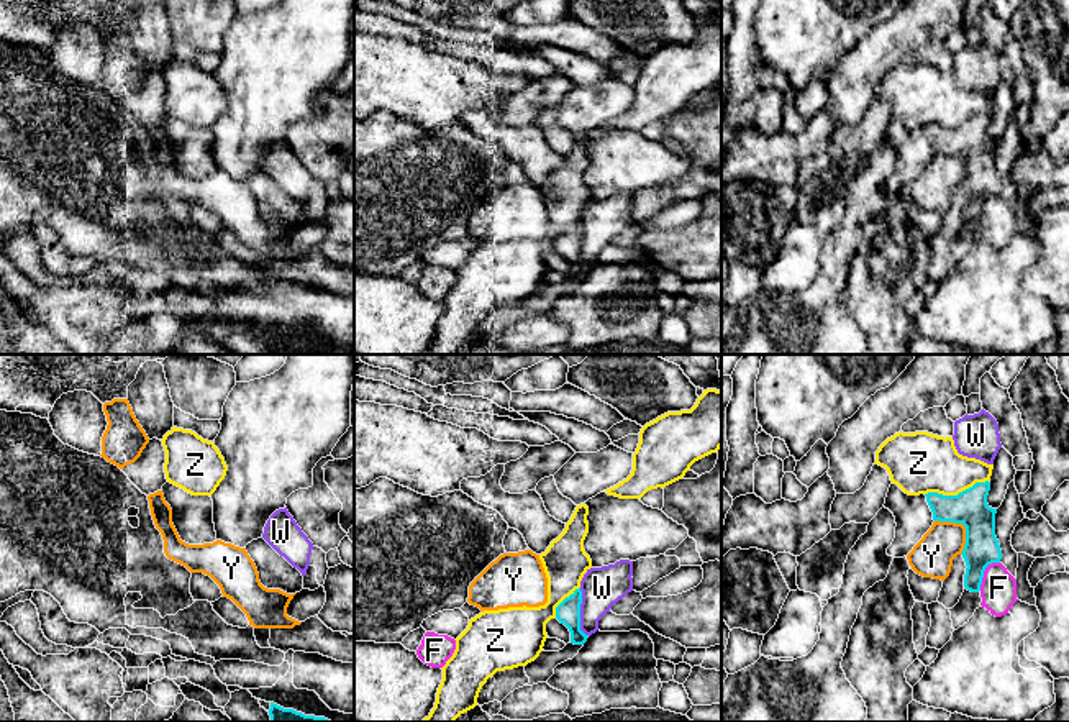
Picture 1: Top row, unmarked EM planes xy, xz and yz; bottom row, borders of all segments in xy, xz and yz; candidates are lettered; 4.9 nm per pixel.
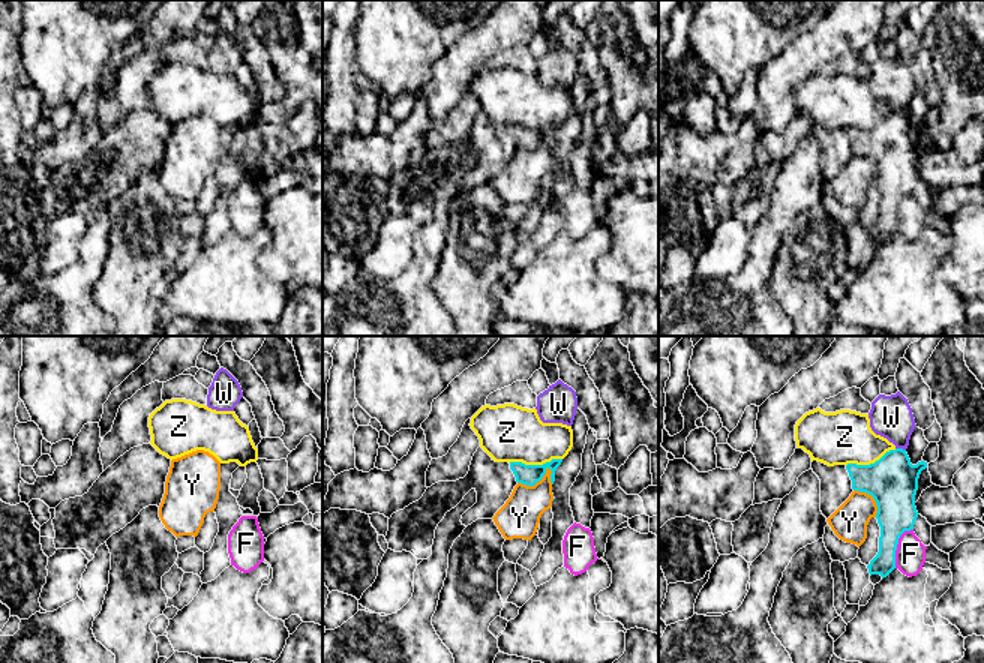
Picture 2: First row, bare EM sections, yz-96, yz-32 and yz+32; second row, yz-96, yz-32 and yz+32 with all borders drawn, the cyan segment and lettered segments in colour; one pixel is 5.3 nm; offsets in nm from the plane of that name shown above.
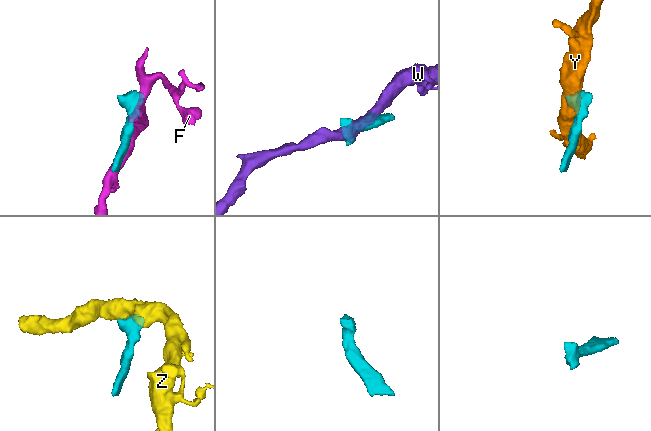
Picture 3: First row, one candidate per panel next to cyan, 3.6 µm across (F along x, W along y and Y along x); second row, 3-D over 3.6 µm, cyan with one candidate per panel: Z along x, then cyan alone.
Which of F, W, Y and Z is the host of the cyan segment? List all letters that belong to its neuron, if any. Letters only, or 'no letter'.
no letter

